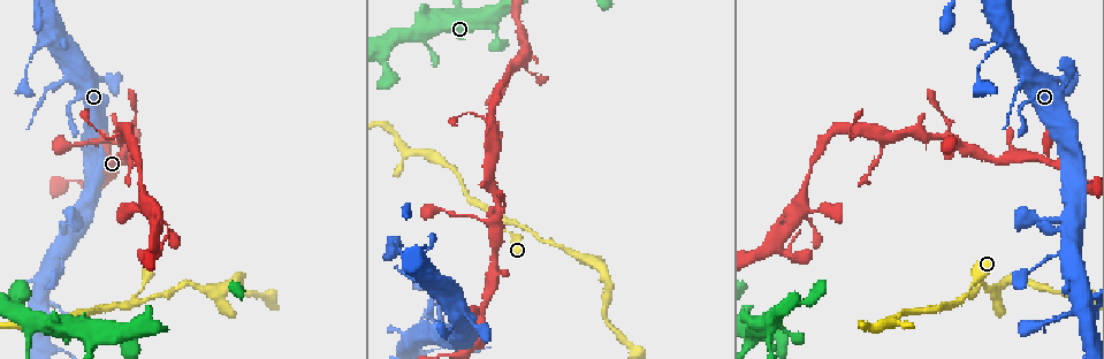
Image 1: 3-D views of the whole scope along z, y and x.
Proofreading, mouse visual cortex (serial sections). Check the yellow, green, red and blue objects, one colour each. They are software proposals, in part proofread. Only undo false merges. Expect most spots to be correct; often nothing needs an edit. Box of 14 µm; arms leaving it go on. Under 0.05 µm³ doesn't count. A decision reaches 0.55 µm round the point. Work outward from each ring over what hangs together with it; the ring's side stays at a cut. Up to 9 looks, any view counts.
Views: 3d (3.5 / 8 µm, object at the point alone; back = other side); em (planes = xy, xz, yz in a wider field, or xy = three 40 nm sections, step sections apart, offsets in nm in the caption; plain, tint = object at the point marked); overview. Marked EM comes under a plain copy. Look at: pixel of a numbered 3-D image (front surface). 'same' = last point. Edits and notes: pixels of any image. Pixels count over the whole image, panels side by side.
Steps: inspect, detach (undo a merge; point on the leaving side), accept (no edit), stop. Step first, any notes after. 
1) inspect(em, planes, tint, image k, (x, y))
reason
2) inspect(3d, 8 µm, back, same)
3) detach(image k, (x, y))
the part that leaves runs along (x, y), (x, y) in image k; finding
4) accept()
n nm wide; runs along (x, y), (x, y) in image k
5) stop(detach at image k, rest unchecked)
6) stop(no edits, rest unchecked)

inspect(3d, 3.5 µm, image 1, (506, 220))
arms part here

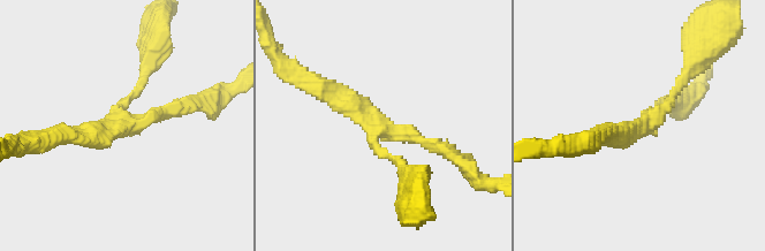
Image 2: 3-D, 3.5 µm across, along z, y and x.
inspect(em, xy, step 2, tint, image 2, (648, 127))
3 arms; arms of 150, 200, 250 nm

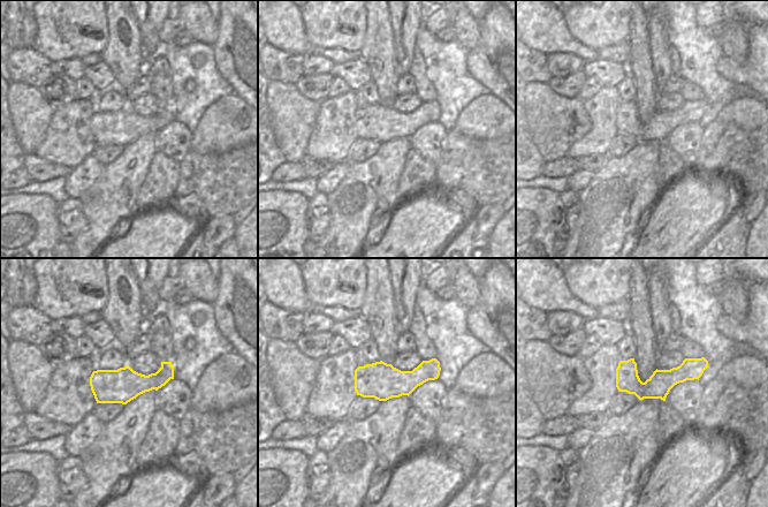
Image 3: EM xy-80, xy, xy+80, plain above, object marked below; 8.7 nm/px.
accept()
all the same cell

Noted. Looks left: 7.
inspect(3d, 3.5 µm, image 1, (951, 122))
calibre changes

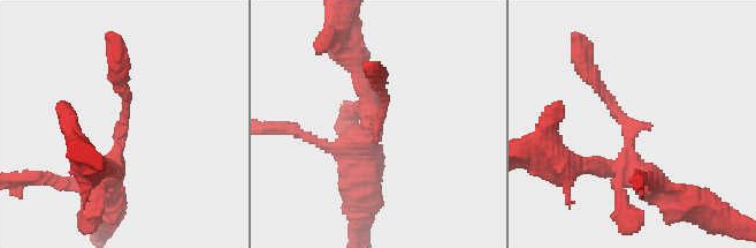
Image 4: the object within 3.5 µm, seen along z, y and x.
inspect(em, planes, tint, image 4, (632, 132))

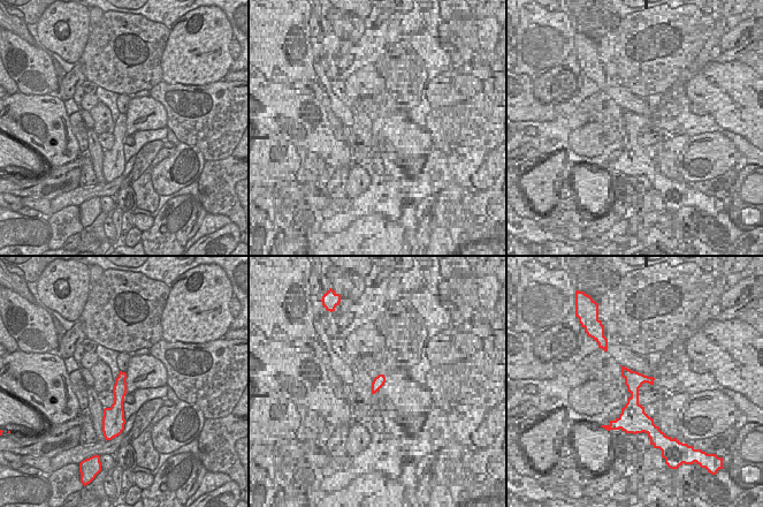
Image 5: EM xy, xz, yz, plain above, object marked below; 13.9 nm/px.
accept()
runs along (661, 192), (587, 68) in image 4; one cell here

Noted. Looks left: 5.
inspect(3d, 3.5 µm, image 1, (1062, 255))

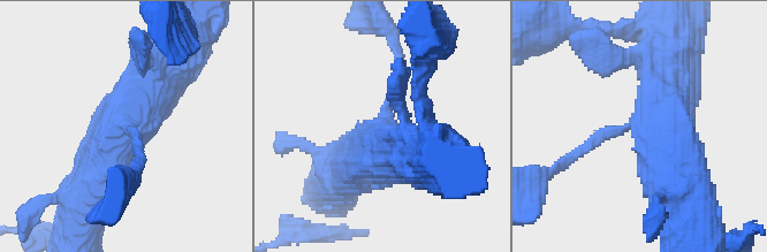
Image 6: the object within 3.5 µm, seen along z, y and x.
inspect(em, planes, tint, image 6, (640, 122))
shape alone is not enough

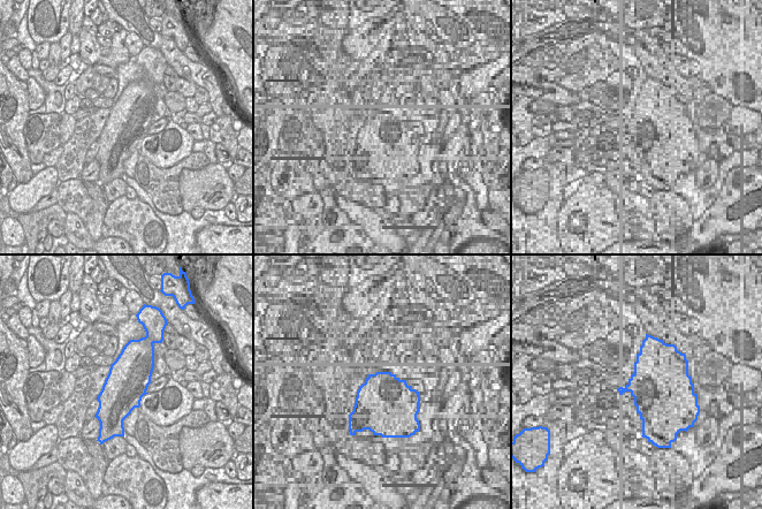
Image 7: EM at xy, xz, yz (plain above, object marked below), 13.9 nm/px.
accept()
runs along (166, 56), (92, 184) in image 6; continuous, no second cell

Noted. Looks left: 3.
inspect(3d, 3.5 µm, image 1, (1023, 80))

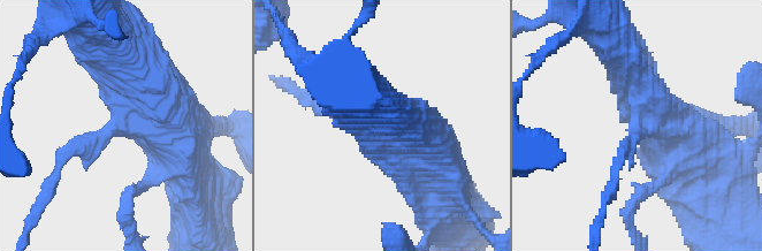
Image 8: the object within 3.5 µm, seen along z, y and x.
inspect(em, xy, step 1, tint, image 8, (121, 124))

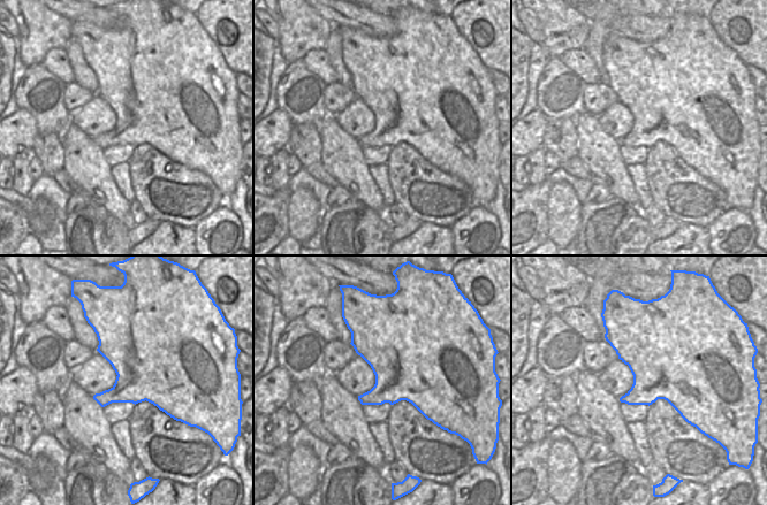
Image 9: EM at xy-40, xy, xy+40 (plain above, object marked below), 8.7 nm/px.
accept()
runs along (183, 150), (165, 111), (101, 82) in image 8; one cell here

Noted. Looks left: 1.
stop(no edits, rest unchecked)

